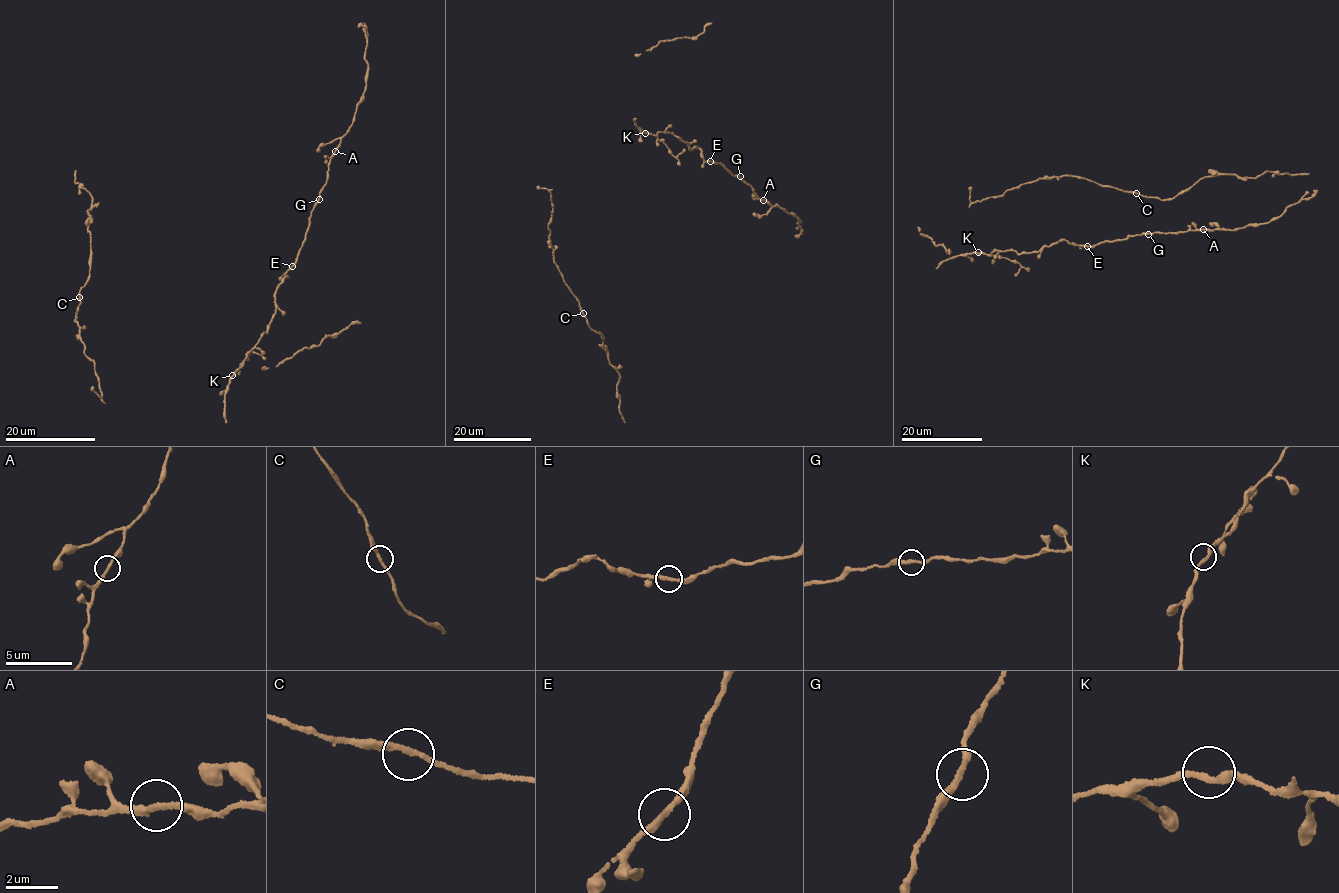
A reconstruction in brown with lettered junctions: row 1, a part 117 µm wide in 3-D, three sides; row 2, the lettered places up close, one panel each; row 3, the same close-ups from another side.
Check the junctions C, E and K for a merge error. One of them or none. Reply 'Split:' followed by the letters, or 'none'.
Split: none

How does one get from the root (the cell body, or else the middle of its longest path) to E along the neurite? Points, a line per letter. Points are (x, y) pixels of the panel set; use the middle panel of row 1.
E: (638, 141), (640, 130), (654, 134), (669, 132), (688, 143), (688, 148), (698, 148), (704, 160), (710, 161)

